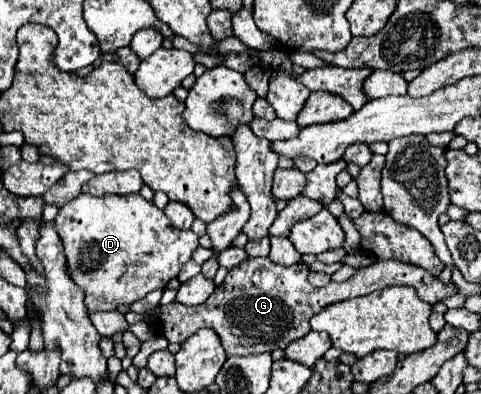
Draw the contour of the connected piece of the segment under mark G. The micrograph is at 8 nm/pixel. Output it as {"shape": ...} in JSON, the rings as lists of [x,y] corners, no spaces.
{"shape":[[[264,257],[246,259],[228,271],[224,283],[214,289],[206,303],[186,307],[174,301],[166,305],[164,315],[160,317],[162,335],[170,343],[184,343],[188,337],[192,337],[192,333],[208,327],[214,329],[222,339],[226,355],[252,355],[264,351],[272,353],[274,349],[284,349],[288,343],[310,333],[310,319],[324,307],[338,301],[362,297],[390,285],[410,285],[418,291],[420,299],[430,305],[456,293],[454,285],[444,285],[438,277],[432,277],[424,269],[400,261],[376,261],[370,267],[358,269],[348,281],[328,283],[320,289],[308,283],[308,273],[310,269],[304,263],[282,267]]]}

